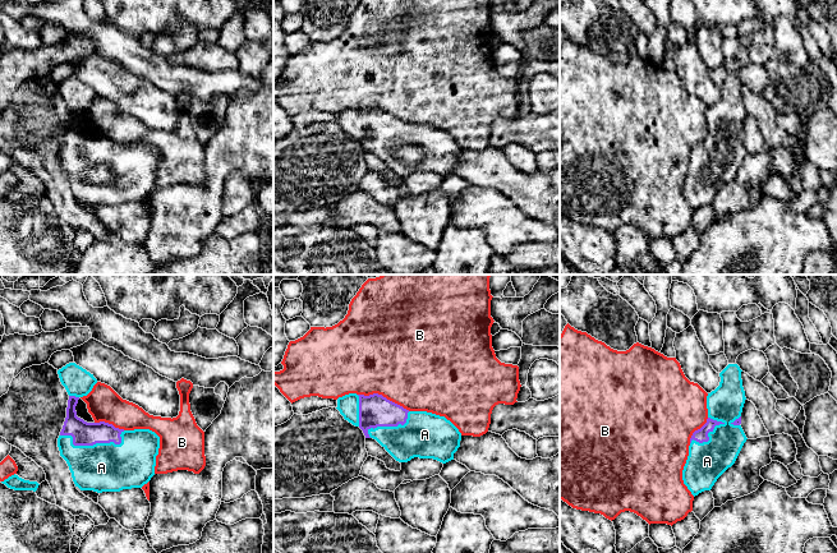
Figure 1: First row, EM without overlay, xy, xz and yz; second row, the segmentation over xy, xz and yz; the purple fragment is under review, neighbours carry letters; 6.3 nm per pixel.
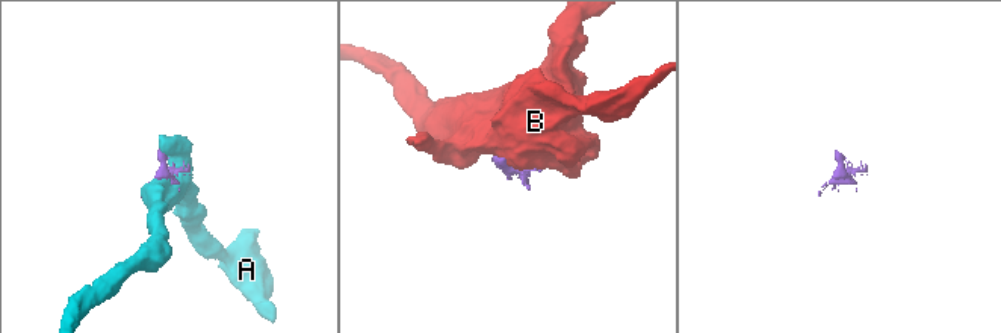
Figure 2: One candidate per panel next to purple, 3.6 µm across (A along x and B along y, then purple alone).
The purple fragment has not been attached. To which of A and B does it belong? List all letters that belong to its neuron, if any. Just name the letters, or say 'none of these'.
A

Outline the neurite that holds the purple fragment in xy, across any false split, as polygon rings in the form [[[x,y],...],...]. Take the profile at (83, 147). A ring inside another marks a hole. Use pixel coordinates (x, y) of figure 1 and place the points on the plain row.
[[[75,77],[66,78],[58,88],[69,109],[58,161],[75,201],[102,207],[147,198],[155,189],[160,151],[150,143],[124,144],[78,132],[78,114],[92,105],[97,93]]]

